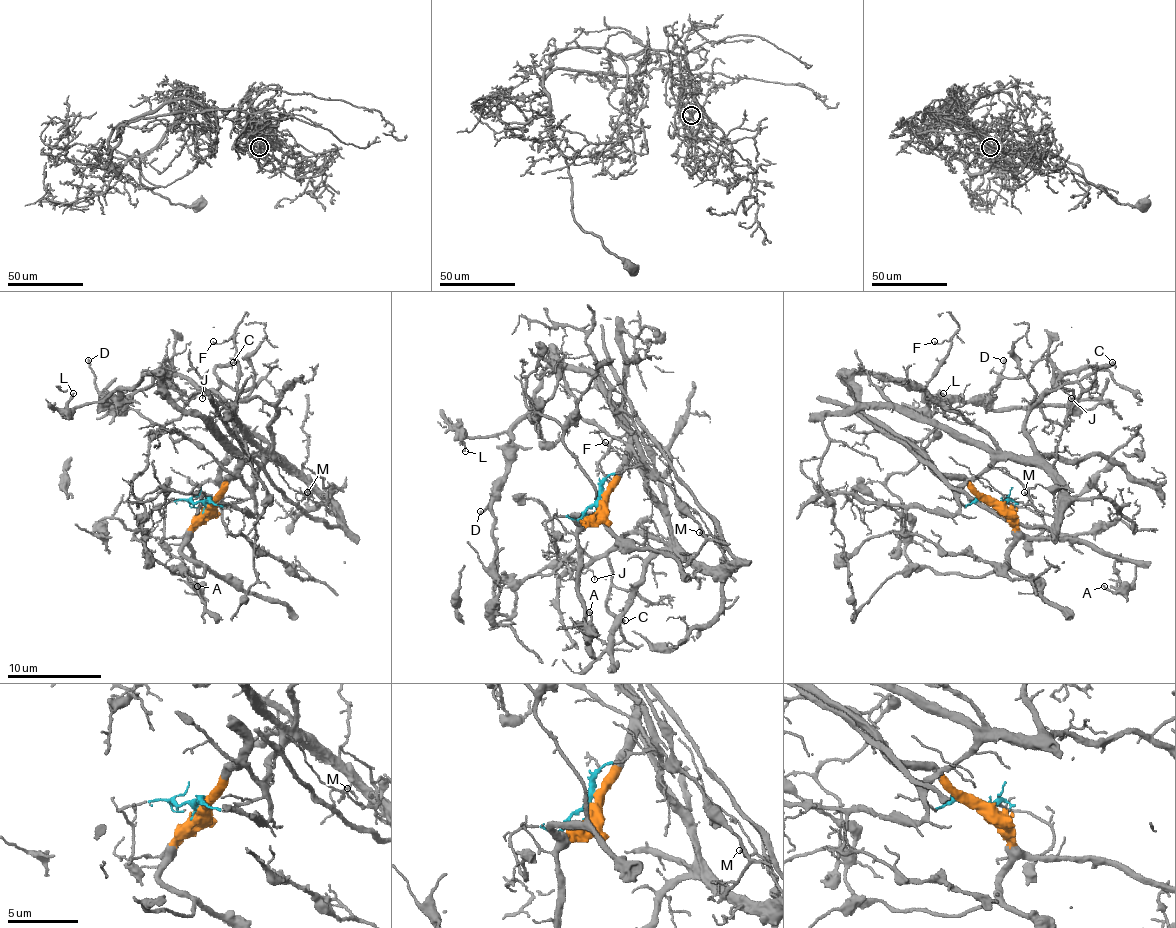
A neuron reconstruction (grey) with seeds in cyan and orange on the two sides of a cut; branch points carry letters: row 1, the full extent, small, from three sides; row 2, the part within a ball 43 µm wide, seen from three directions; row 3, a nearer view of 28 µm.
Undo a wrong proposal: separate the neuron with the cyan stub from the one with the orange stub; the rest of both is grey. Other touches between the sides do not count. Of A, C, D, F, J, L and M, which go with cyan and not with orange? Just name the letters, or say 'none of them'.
C, F, J, M

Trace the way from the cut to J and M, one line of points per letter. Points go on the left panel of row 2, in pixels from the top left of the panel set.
J: (205, 503), (231, 505), (250, 496), (255, 475), (278, 456), (212, 392), (196, 388), (203, 397)
M: (205, 503), (231, 505), (250, 494), (255, 475), (269, 461), (285, 461), (335, 512), (332, 515), (306, 491)

